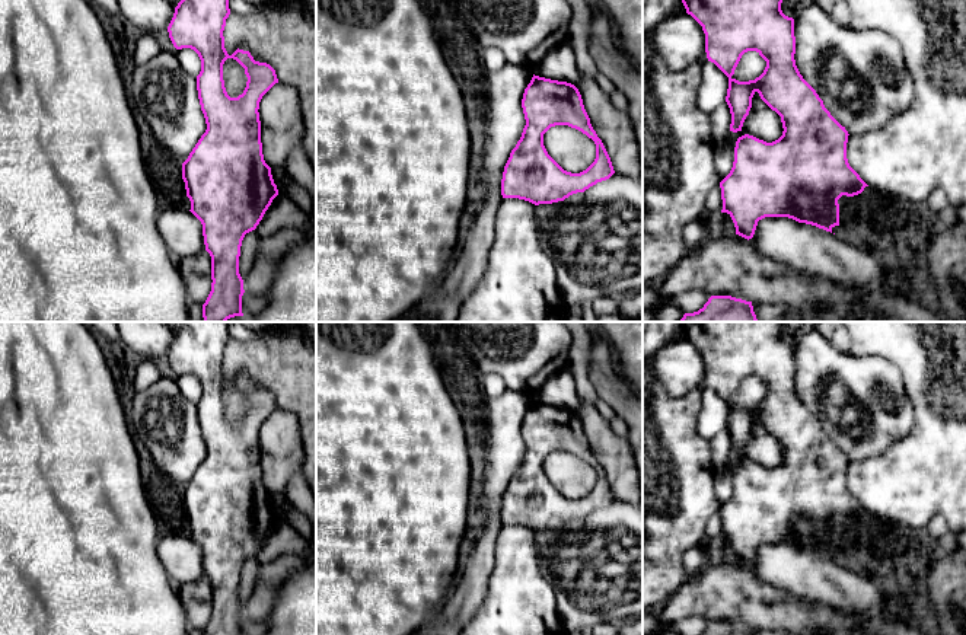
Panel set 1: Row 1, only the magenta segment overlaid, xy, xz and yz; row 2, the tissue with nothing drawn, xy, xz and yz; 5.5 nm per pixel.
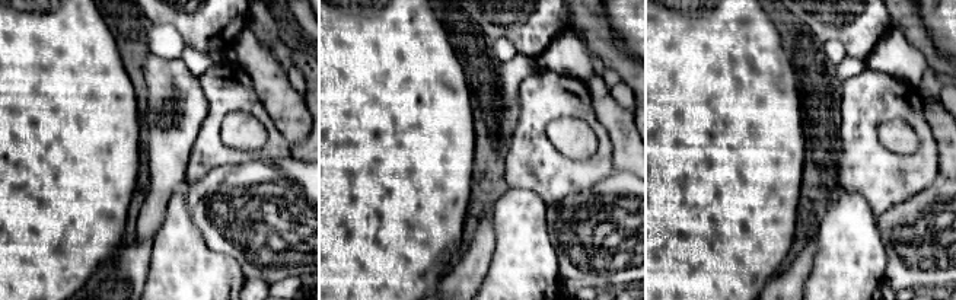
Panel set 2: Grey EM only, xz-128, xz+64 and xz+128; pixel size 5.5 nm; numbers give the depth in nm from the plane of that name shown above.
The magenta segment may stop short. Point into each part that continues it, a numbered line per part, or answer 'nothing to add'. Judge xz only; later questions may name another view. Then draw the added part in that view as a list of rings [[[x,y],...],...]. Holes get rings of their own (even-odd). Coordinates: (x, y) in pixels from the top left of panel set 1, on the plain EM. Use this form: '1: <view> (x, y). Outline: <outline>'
nothing to add

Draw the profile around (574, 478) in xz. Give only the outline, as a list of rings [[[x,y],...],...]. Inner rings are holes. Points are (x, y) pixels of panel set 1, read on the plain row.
[[[568,451],[551,453],[543,460],[548,481],[567,498],[580,500],[596,485],[596,470],[581,457]]]

